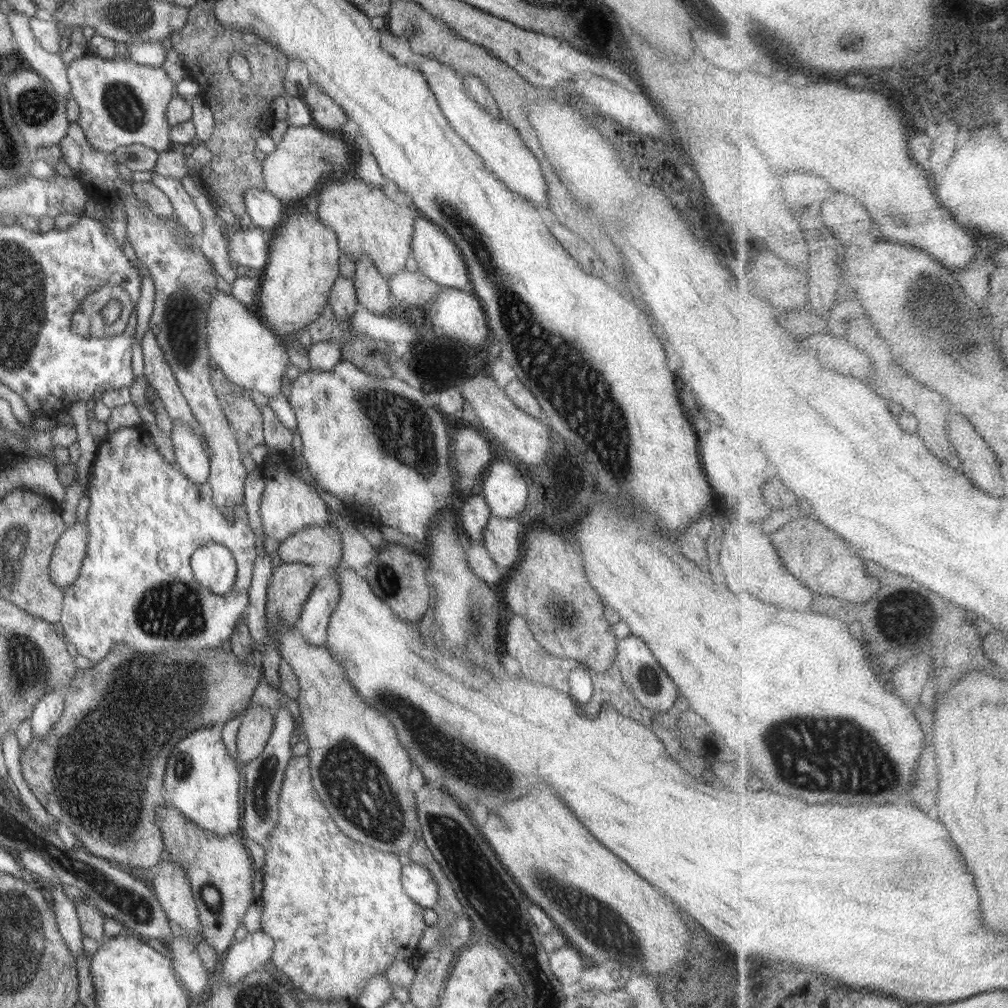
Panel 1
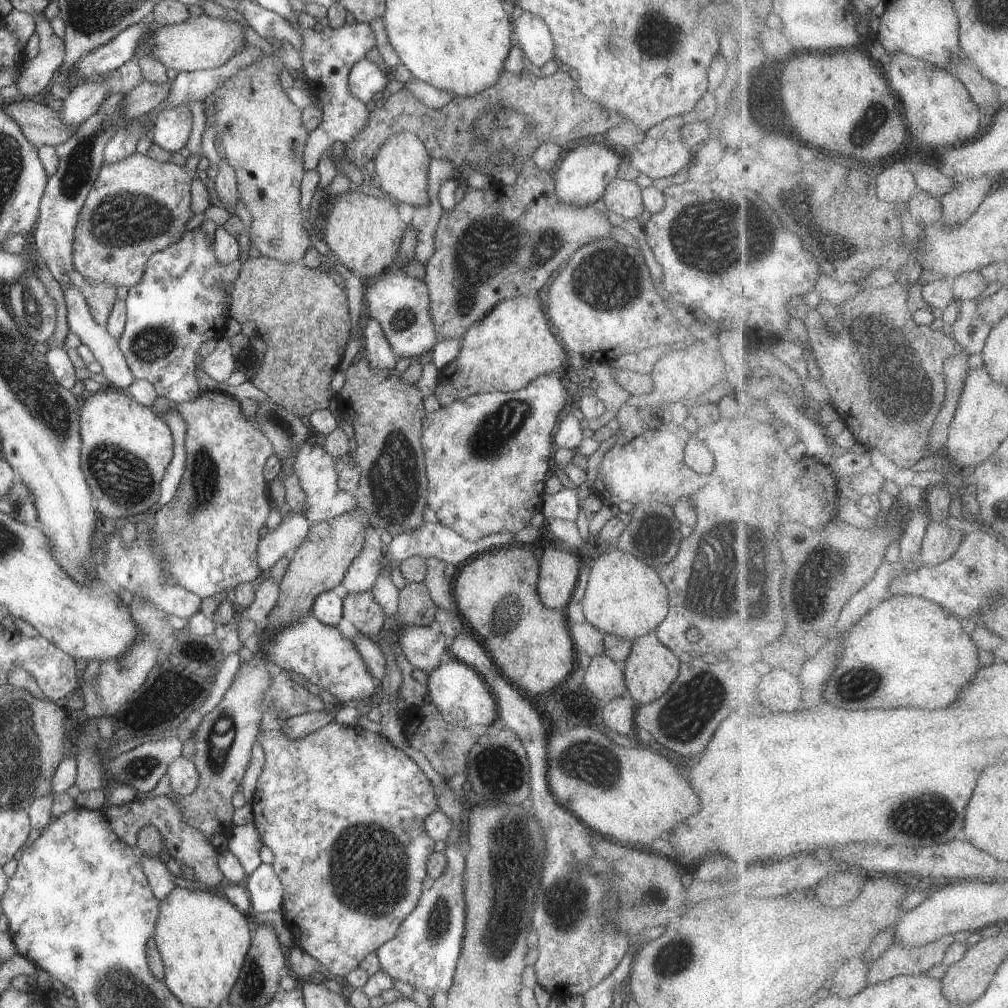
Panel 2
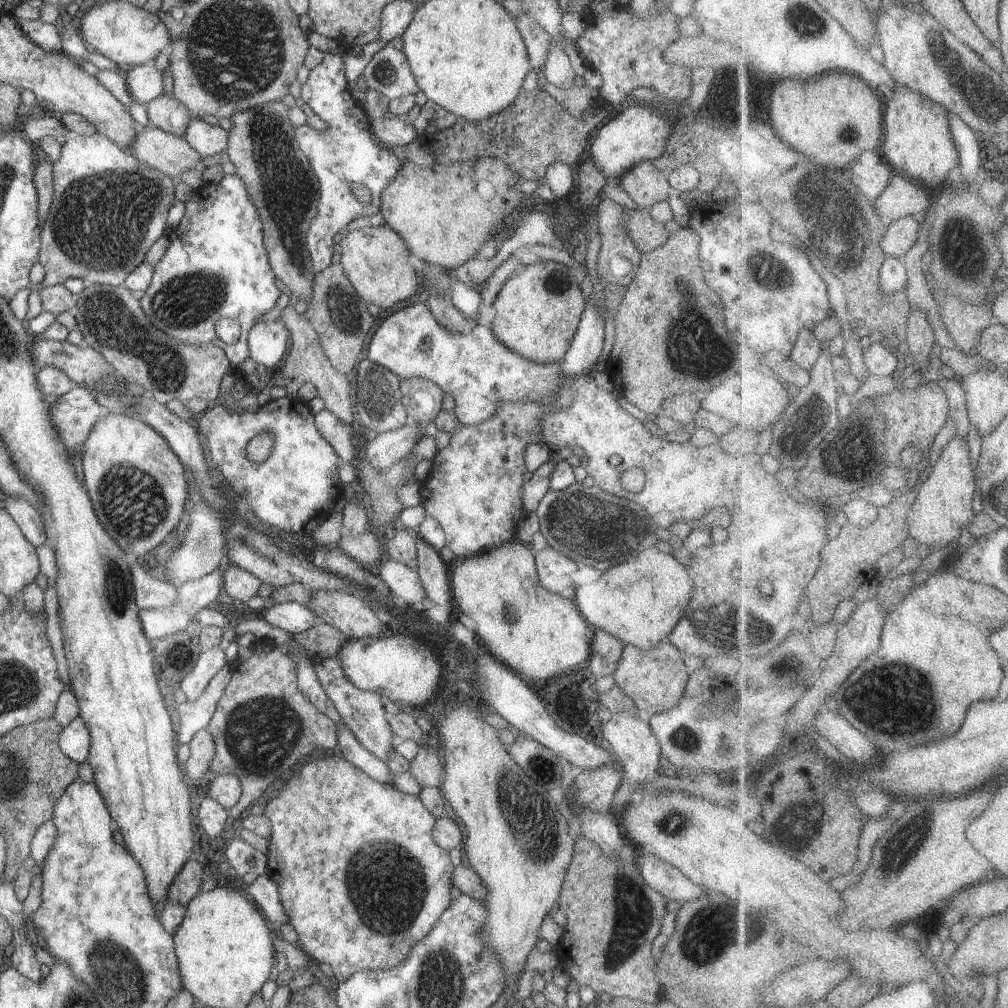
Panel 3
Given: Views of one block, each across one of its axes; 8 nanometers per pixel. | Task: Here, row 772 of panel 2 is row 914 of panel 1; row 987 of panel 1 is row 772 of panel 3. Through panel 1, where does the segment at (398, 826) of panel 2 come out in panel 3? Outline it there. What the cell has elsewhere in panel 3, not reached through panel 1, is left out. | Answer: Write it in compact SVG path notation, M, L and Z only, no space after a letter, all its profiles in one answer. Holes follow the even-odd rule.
M320 752L298 764L286 777L286 784L276 792L272 800L264 801L265 815L272 825L272 838L268 838L267 873L277 885L279 898L289 919L289 924L298 933L298 946L306 955L318 963L329 964L333 971L333 980L340 984L359 971L395 968L405 960L410 950L426 937L440 916L451 904L450 889L454 866L448 850L440 848L433 838L433 827L436 818L424 807L416 795L400 792L394 785L383 784L373 780L365 771L355 768L346 759L334 756L331 752ZM378 888L380 888L380 910L386 916L378 916Z

